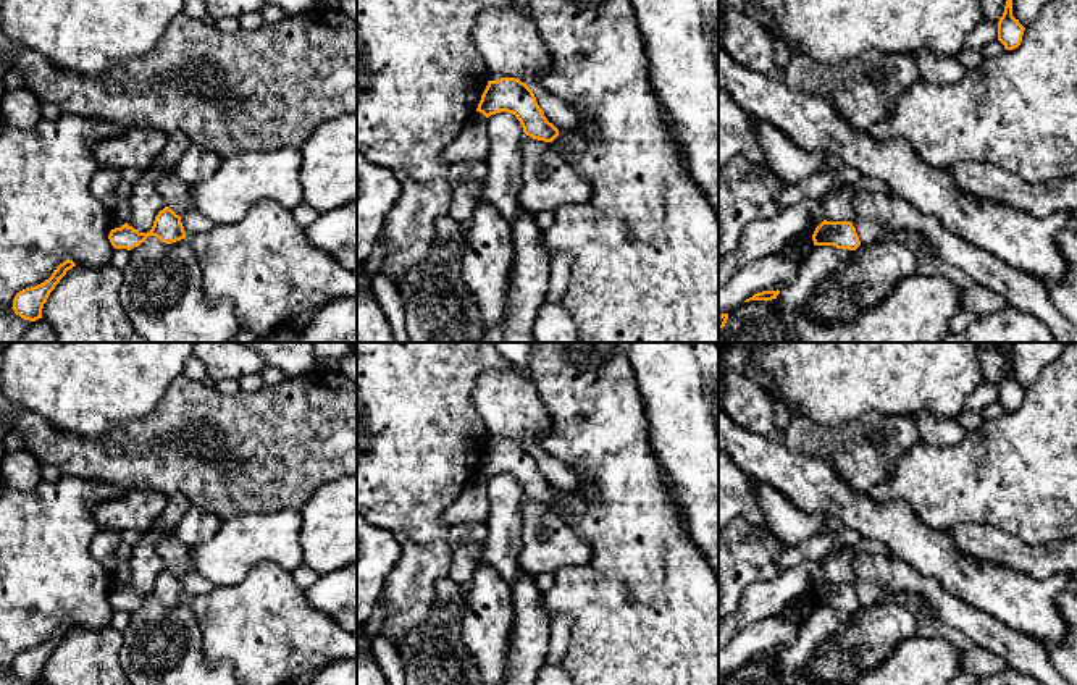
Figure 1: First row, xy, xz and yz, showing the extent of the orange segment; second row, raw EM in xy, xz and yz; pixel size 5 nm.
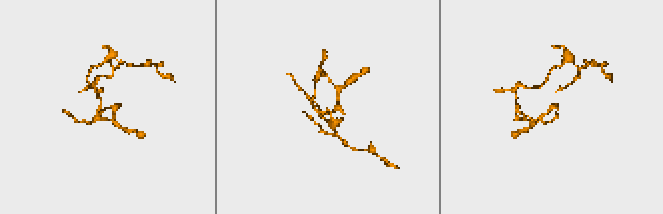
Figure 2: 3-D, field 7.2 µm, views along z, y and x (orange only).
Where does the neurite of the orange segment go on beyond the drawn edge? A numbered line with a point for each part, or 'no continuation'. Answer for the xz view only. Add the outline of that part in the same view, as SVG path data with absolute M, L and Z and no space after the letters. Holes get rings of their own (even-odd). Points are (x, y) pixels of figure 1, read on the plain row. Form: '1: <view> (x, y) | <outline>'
1: xz (564, 508) | M557 498L551 509L565 522L568 522L570 517L580 517L585 511L585 504L578 499L567 499L567 498Z

